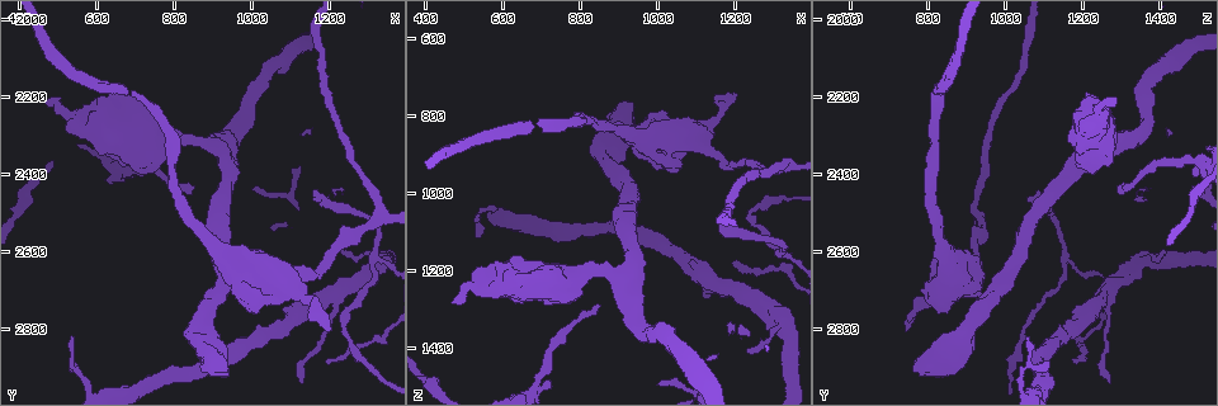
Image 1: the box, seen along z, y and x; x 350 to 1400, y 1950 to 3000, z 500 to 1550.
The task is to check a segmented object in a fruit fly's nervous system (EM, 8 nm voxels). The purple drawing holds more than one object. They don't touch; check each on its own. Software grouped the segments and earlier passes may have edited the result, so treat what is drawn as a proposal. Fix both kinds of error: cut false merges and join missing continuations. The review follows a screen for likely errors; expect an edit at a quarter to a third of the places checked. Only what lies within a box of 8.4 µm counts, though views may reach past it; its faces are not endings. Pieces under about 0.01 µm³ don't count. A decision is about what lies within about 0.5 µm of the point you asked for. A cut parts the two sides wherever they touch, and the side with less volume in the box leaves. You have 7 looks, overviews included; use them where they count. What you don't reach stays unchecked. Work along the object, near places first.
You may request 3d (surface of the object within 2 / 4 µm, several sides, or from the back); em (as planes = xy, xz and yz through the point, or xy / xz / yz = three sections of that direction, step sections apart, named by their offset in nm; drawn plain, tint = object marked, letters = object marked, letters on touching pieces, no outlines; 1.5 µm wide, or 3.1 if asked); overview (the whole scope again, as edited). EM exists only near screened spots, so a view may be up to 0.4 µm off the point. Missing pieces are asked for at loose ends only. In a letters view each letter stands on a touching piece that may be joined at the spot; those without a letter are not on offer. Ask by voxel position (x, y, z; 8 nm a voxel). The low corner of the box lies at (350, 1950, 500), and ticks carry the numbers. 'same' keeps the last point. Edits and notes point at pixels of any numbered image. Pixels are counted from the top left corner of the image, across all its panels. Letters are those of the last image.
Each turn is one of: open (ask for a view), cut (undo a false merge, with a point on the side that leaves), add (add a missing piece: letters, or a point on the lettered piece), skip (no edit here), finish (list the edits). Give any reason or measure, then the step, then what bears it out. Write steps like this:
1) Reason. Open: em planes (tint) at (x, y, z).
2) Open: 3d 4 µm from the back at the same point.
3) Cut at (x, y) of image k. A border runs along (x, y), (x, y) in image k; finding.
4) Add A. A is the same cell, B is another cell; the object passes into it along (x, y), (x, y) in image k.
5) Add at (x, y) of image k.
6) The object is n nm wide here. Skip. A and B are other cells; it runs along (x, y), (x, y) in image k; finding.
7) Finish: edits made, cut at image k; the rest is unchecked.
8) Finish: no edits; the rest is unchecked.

Calibre changes. Open: 3d 2 µm at (1165, 2650, 920).

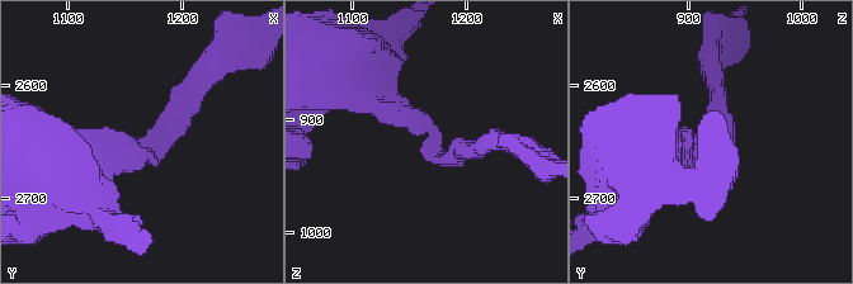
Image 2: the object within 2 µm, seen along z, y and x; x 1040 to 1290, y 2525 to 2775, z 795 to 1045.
The arms are 170, 480 nm wide. Open: em planes (plain) at (1164, 2654, 922).

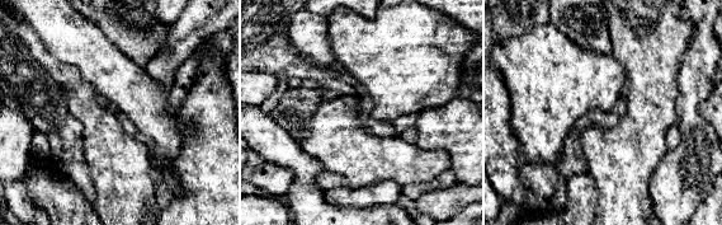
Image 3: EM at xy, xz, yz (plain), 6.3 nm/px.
See the neighbours. Open: em planes (letters) at the same point.

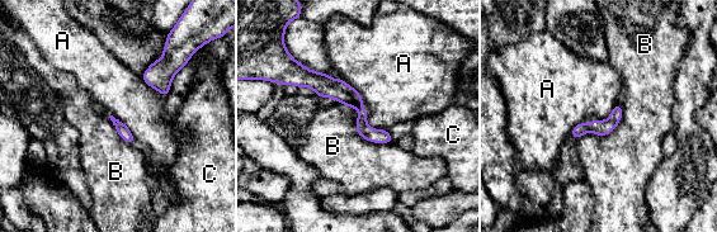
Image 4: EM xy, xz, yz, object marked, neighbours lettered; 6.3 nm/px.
The object is 80 nm wide here. Skip. A, B and C are other cells; a border runs along (342, 77), (367, 123), (387, 131) in image 4; continuous, no second neuron.

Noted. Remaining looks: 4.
Sharp bend. Open: 3d 2 µm at (1330, 2515, 935).

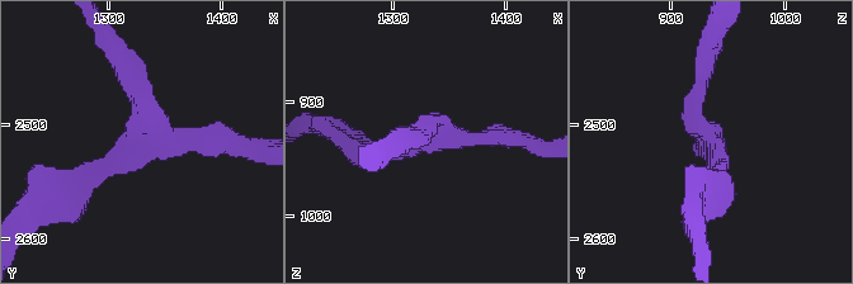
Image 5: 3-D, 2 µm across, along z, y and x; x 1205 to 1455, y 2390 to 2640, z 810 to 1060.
Now the EM. Open: em planes (letters) at (1324, 2510, 936).

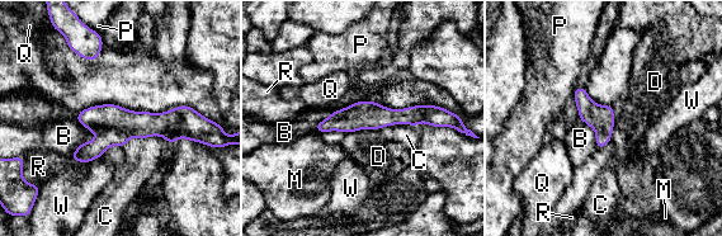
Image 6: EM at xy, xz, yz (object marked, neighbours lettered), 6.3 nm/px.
The object is 180 nm wide here; the longest contact is with B, 440 nm. Skip. B, C, D, M, P, Q, R and W are other cells; all the same neuron.

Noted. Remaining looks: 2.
An open end. Open: em planes (tint) at (840, 2445, 1290).

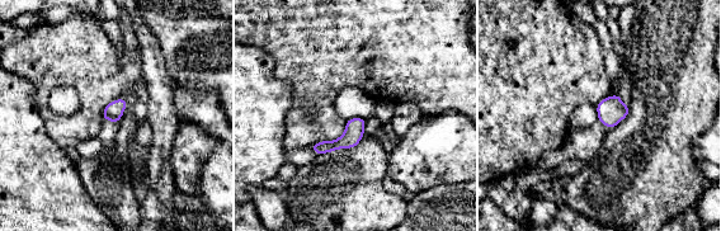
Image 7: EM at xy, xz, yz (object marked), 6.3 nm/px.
See the neighbours. Open: em planes (letters) at the same point.

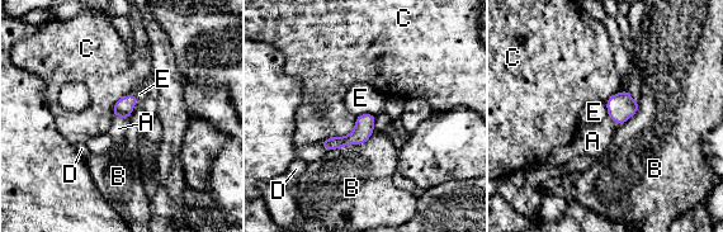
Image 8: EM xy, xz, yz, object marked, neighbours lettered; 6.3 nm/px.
The object is 120 nm wide here. Add A. A is the same cell, B, C, D and E are other cells; the object passes into it along (123, 108), (121, 117), (118, 128) in image 8; the neuron continues.

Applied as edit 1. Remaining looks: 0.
Finish: edits made, add at image 8; the rest is unchecked.

